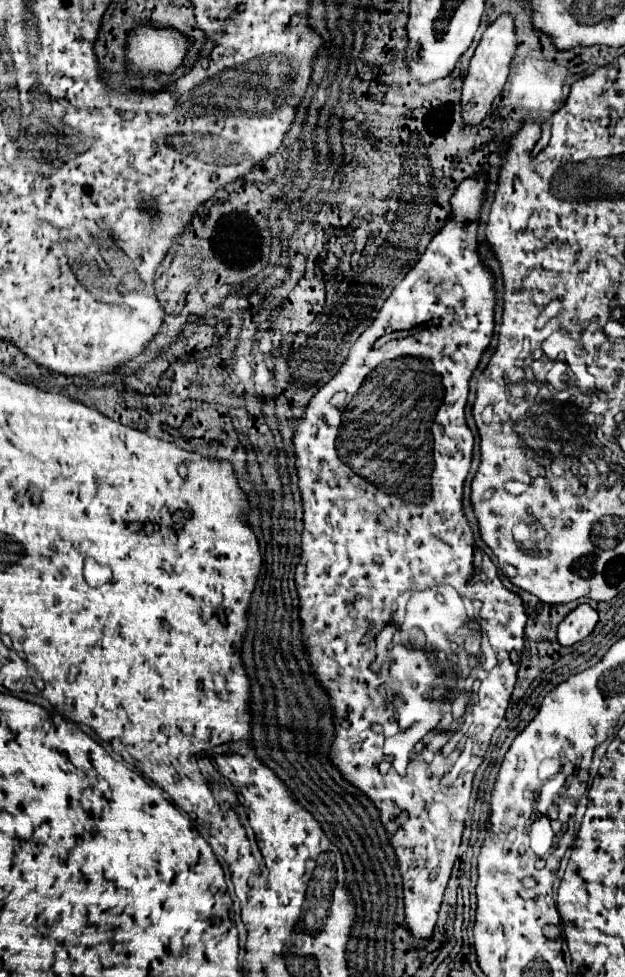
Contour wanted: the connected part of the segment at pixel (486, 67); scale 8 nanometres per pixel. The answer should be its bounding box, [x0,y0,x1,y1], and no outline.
[462,14,516,124]

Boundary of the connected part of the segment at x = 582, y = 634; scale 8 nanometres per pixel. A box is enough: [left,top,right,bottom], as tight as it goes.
[558,604,598,646]

